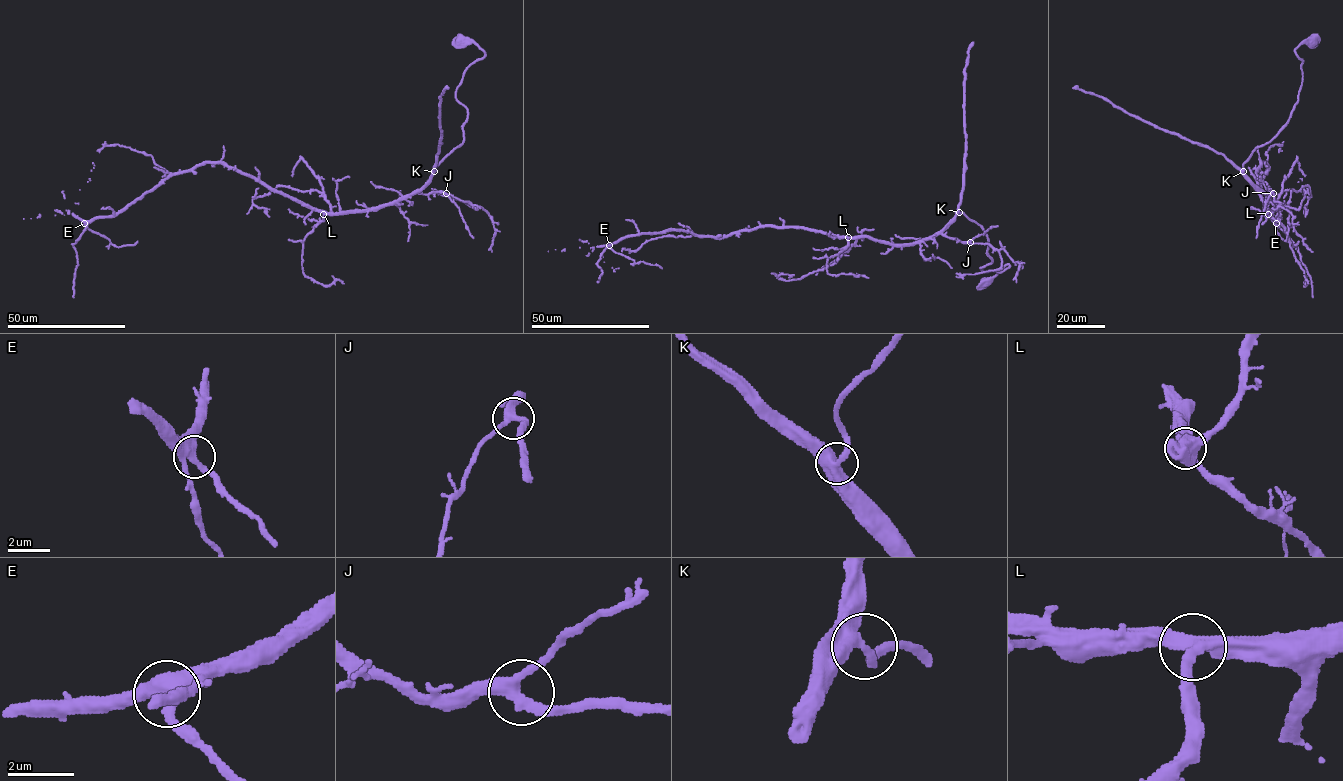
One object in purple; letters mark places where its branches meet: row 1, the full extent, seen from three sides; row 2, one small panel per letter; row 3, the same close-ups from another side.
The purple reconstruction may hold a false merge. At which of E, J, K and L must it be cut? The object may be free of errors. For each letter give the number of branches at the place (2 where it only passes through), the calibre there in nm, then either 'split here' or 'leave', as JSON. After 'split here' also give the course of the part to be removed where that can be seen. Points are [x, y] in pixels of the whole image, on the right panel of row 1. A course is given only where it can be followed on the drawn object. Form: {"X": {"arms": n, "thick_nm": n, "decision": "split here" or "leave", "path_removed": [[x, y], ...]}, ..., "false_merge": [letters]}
{"E": {"arms": 3, "thick_nm": 440, "decision": "leave"}, "J": {"arms": 3, "thick_nm": 320, "decision": "leave"}, "K": {"arms": 3, "thick_nm": 360, "decision": "leave"}, "L": {"arms": 3, "thick_nm": 440, "decision": "leave"}, "false_merge": []}

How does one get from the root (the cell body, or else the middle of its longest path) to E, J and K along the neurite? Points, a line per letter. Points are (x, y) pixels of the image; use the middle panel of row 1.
E: (986, 283), (1009, 265), (980, 268), (992, 261), (988, 239), (962, 212), (906, 244), (761, 226), (609, 245)
J: (986, 283), (1009, 265), (1000, 272), (980, 268), (992, 261), (988, 239), (958, 212), (941, 233), (970, 242)
K: (986, 283), (1009, 265), (1000, 272), (980, 268), (992, 261), (987, 253), (988, 239), (979, 225), (959, 212)

